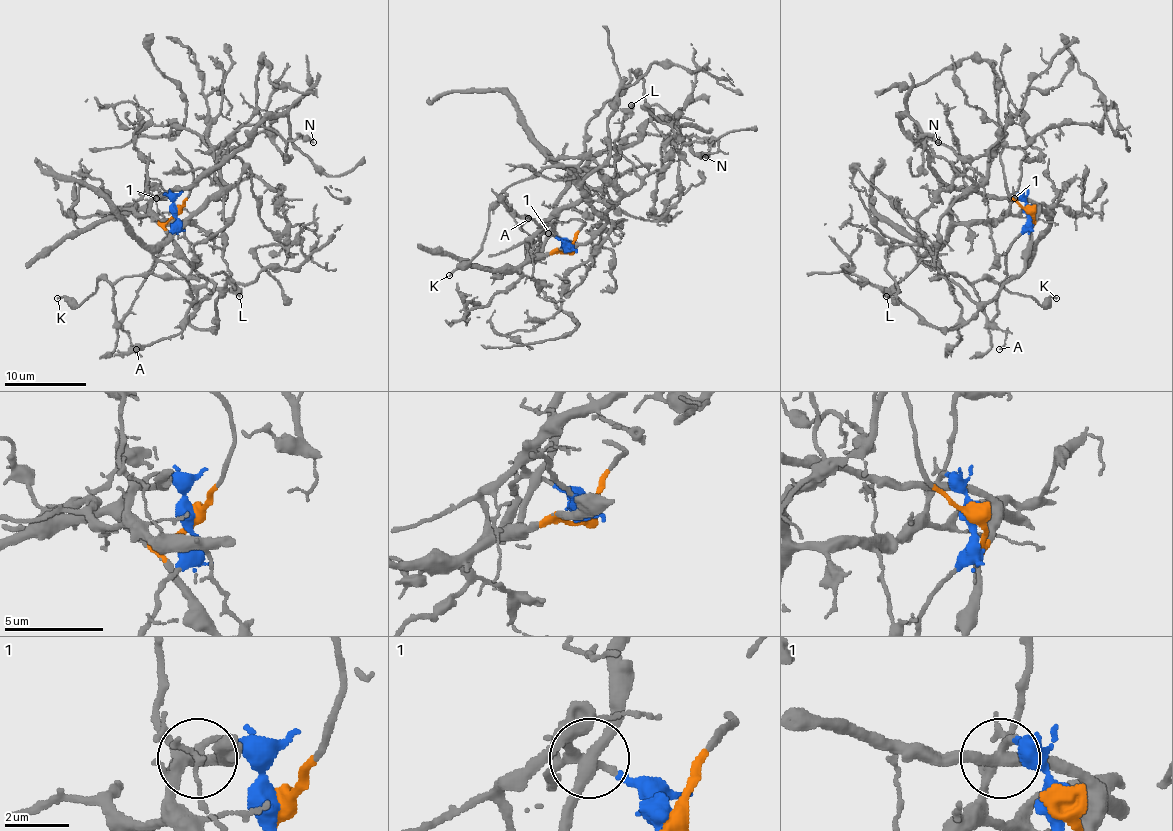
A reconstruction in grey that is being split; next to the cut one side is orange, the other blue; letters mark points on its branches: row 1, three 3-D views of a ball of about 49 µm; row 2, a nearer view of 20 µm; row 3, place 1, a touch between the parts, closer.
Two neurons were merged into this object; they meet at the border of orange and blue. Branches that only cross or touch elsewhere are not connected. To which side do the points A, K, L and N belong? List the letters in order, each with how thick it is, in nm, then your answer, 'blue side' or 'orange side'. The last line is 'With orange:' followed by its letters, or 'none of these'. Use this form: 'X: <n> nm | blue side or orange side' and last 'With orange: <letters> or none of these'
A: 120 nm | blue side
K: 170 nm | orange side
L: 480 nm | blue side
N: 240 nm | blue side
With orange: K

